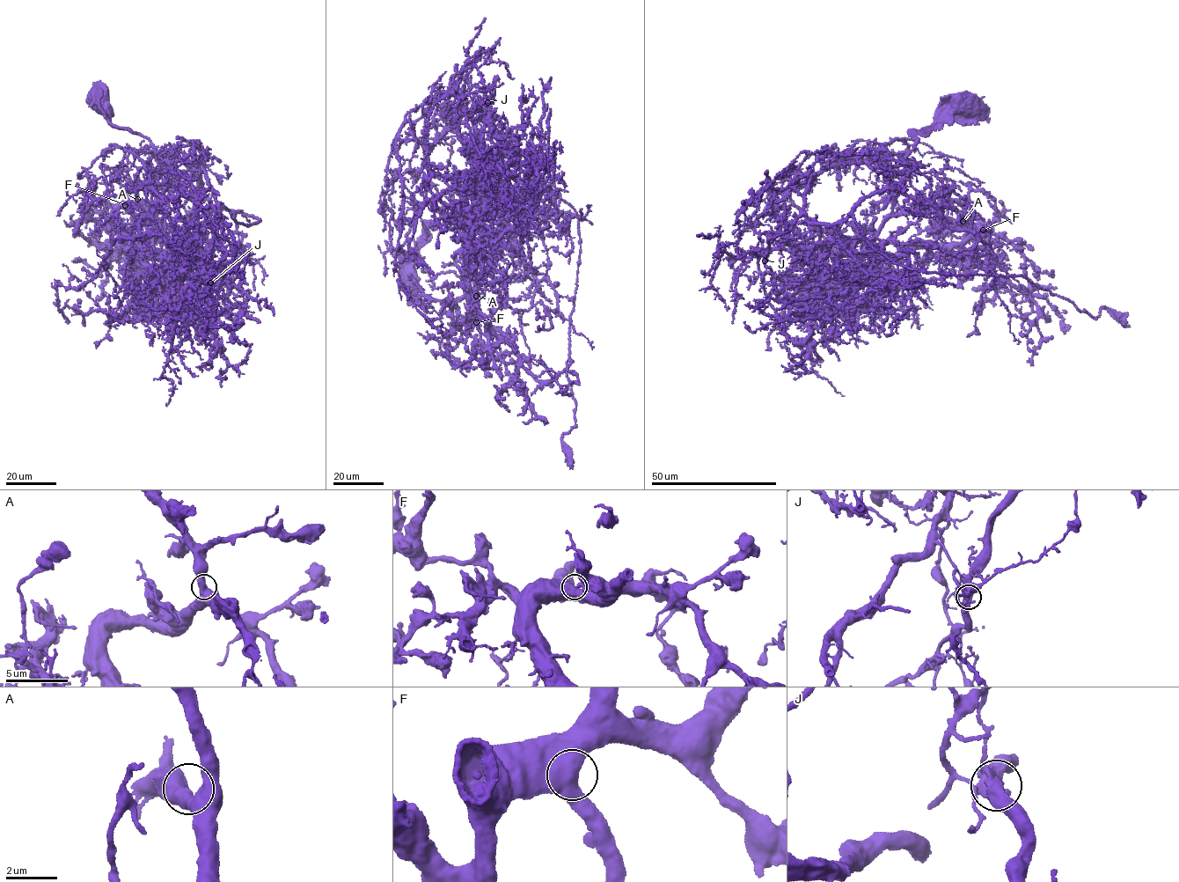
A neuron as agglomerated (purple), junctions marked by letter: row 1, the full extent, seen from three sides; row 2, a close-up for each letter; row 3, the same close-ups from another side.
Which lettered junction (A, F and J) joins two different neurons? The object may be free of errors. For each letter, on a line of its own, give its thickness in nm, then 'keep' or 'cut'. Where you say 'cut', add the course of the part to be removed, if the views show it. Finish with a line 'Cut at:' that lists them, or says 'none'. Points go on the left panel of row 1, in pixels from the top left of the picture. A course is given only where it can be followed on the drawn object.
A: 550 nm thick; keep
F: 600 nm thick; keep
J: 600 nm thick; cut; foreign part runs (210, 282), (203, 268), (219, 202), (237, 222), (256, 216), (211, 206), (172, 237), (155, 229), (151, 240)
Cut at: J

